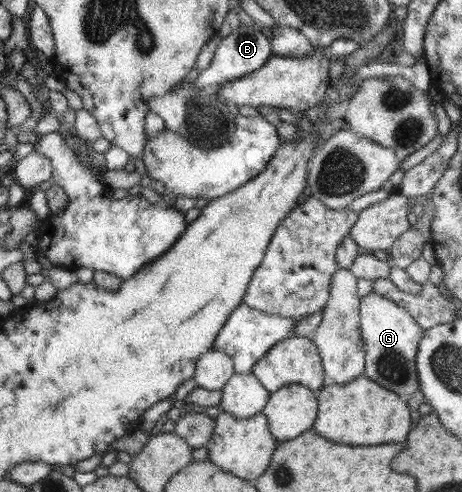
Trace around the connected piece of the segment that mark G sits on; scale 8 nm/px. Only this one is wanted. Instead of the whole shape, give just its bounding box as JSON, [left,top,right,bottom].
[360,290,425,421]

